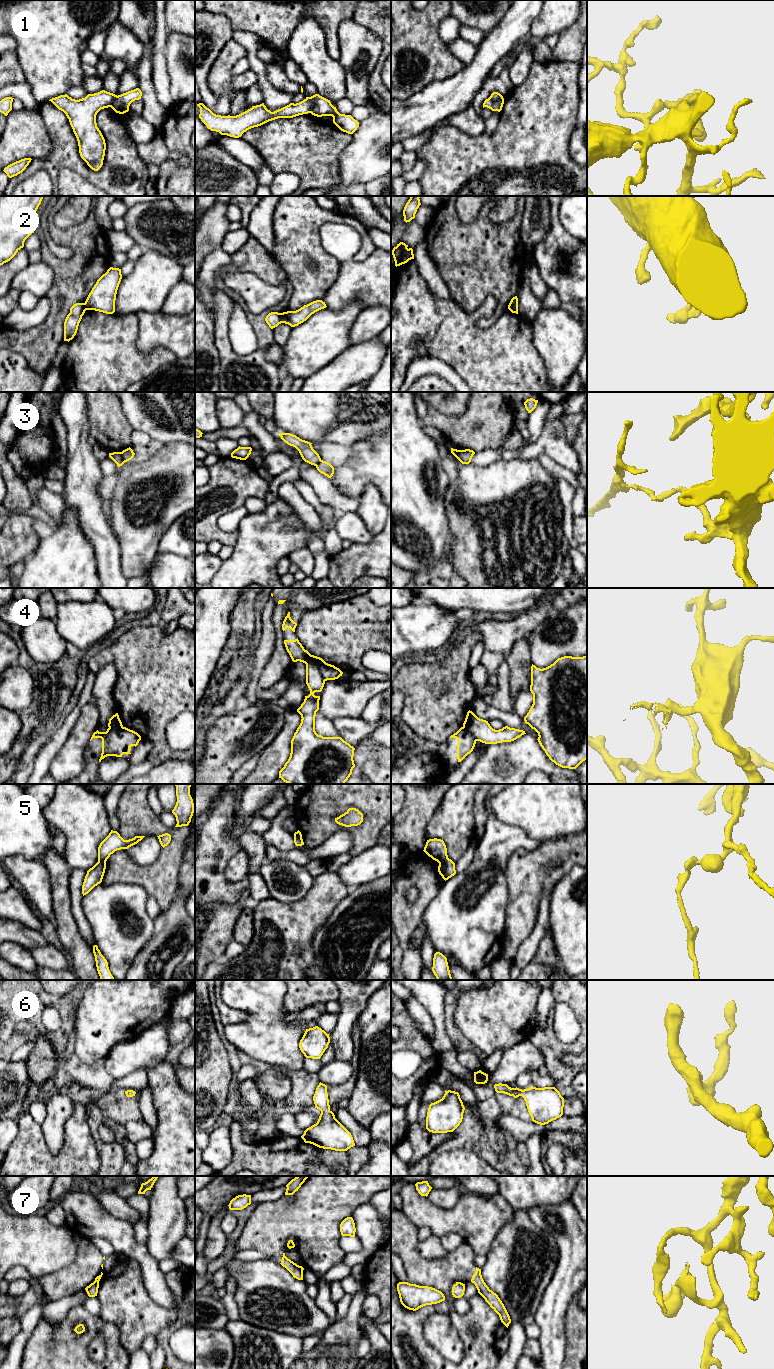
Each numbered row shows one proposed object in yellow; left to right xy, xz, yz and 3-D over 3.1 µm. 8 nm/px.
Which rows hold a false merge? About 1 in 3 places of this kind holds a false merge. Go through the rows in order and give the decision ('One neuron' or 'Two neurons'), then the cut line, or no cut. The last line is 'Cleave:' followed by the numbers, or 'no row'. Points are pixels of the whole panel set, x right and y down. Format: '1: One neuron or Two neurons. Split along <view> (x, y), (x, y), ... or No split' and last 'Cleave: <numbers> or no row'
1: Two neurons. Split along xz (306, 97), (312, 103), (310, 112)
2: Two neurons. Split along xz (280, 313), (280, 320), (282, 322)
3: Two neurons. Split along yz (458, 450), (461, 461)
4: Two neurons. Split along xz (306, 663), (315, 663), (325, 680)
5: Two neurons. Split along yz (447, 857), (438, 862)
6: One neuron. No split
7: Two neurons. Split along xy (94, 1281), (98, 1282)
Cleave: 1, 2, 3, 4, 5, 7

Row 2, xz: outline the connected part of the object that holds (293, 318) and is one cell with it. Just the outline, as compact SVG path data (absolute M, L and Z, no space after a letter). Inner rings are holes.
M322 300L313 301L304 305L296 311L287 311L281 313L281 322L290 325L291 327L298 326L306 321L315 312L326 308L325 302Z

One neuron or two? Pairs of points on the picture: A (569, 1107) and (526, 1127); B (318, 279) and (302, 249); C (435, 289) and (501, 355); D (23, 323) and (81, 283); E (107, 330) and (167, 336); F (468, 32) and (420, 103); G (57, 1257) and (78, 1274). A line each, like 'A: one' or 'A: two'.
A: two
B: one
C: two
D: two
E: two
F: two
G: two

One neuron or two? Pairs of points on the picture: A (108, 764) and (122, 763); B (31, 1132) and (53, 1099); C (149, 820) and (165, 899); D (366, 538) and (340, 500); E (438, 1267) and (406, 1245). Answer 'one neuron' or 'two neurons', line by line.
A: one neuron
B: two neurons
C: one neuron
D: two neurons
E: one neuron

